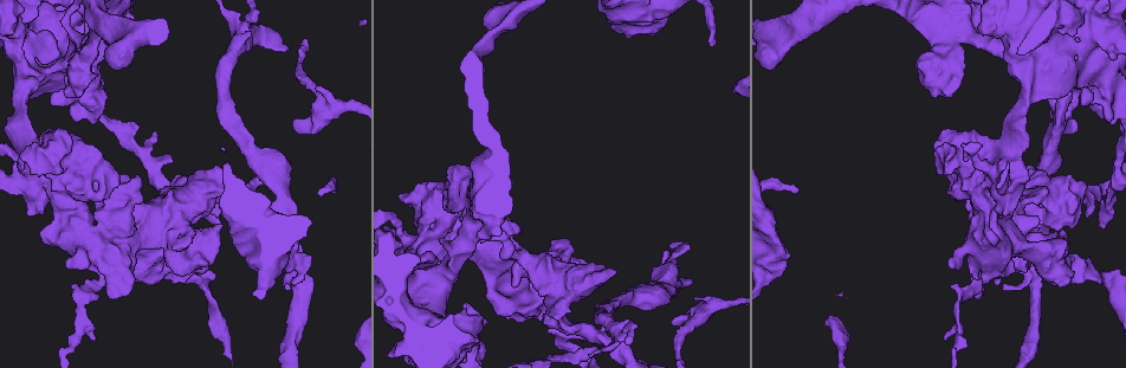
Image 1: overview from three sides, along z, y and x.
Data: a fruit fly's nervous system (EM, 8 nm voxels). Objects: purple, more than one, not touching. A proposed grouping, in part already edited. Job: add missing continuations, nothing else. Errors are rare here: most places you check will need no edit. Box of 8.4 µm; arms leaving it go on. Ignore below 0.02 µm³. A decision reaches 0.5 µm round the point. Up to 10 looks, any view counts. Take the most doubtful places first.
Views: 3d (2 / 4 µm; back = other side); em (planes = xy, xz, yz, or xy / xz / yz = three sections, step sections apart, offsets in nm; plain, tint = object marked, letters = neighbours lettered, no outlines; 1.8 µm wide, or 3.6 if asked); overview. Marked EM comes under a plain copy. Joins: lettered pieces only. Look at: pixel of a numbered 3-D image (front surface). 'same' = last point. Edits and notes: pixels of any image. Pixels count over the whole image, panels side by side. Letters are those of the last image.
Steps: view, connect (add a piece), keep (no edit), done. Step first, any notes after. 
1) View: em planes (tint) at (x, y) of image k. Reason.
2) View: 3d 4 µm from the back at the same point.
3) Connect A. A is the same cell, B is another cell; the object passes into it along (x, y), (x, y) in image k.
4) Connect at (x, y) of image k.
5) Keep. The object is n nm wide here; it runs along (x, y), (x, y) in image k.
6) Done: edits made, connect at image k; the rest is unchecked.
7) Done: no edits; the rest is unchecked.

View: em 3.6 µm planes (letters) at (413, 288) of image 1. Touches itself.

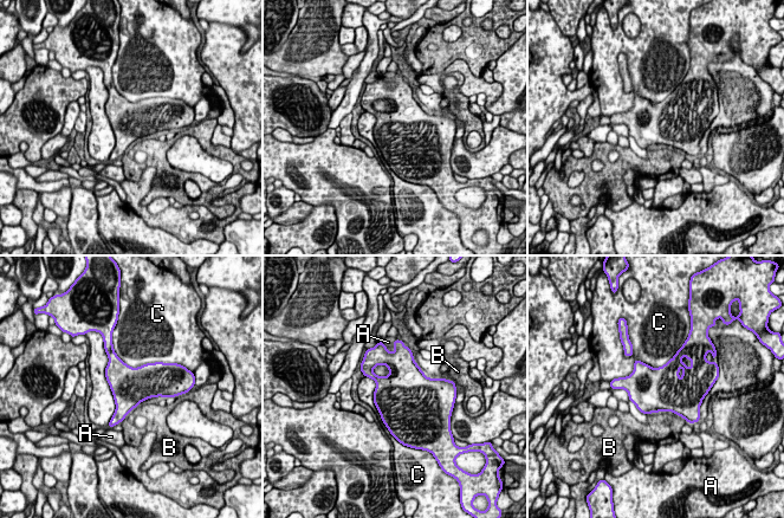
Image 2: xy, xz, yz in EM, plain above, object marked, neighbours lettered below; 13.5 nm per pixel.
Keep. A, B and C are other cells; a border runs along (107, 355), (109, 422) in image 2; none of them fits.

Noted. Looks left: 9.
View: 3d 4 µm at (781, 274) of image 1. Thick end.

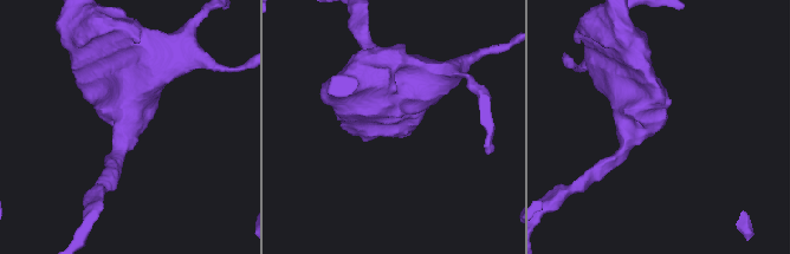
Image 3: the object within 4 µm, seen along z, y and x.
View: em planes (letters) at (660, 127) of image 3.

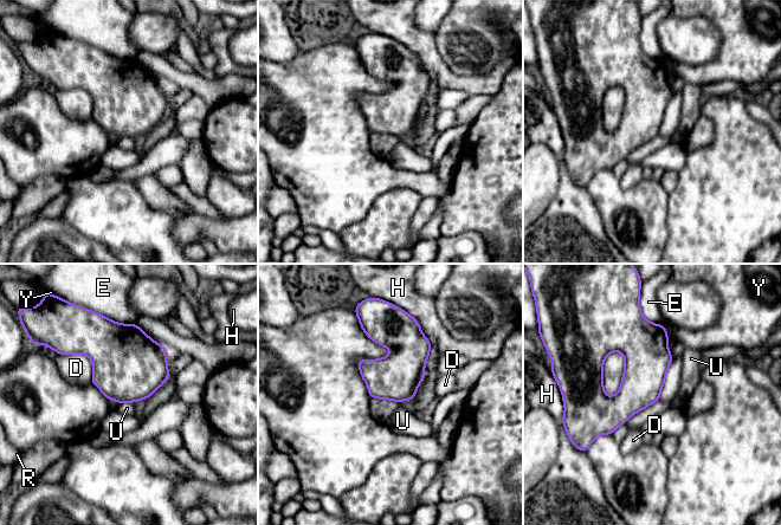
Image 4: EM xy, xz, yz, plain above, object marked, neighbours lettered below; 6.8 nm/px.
Keep. The longest contact is with D, 300 nm; D, E, H, R, U and Y are other cells; a border runs along (658, 400), (634, 413), (624, 423) in image 4; none of them fits.

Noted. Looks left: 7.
View: em planes (letters) at (985, 219) of image 1. Touches itself.

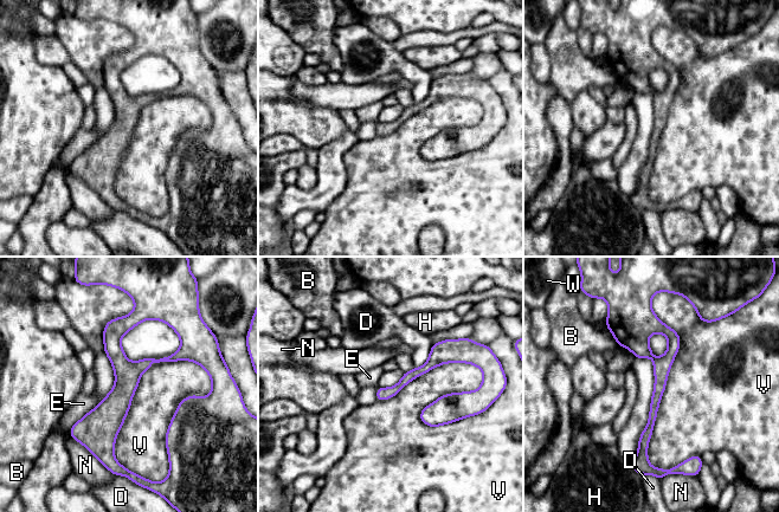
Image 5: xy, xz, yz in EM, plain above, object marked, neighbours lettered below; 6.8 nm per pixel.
Keep. B, D, E, H, N, V and W are other cells; a border runs along (650, 308), (670, 470) in image 5; no lettered piece goes on from it.

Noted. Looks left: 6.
View: em 3.6 µm planes (tint) at (140, 247) of image 1. Narrows sharply.

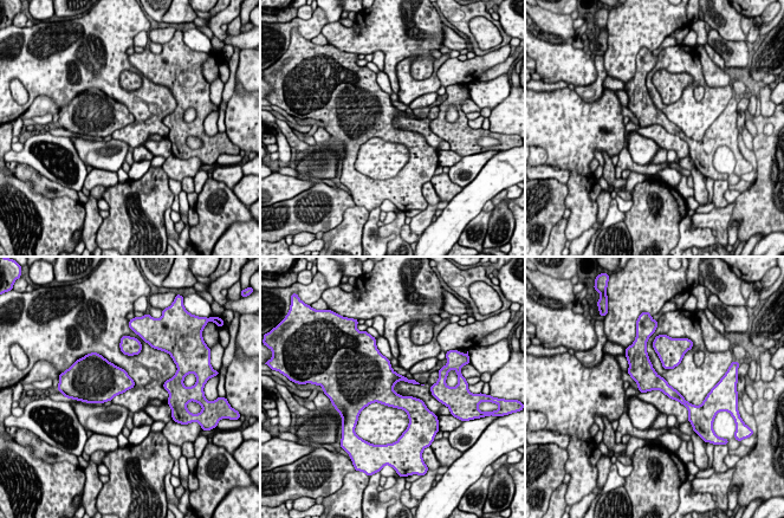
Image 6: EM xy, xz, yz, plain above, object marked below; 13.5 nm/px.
View: em 3.6 µm planes (letters) at the same point.

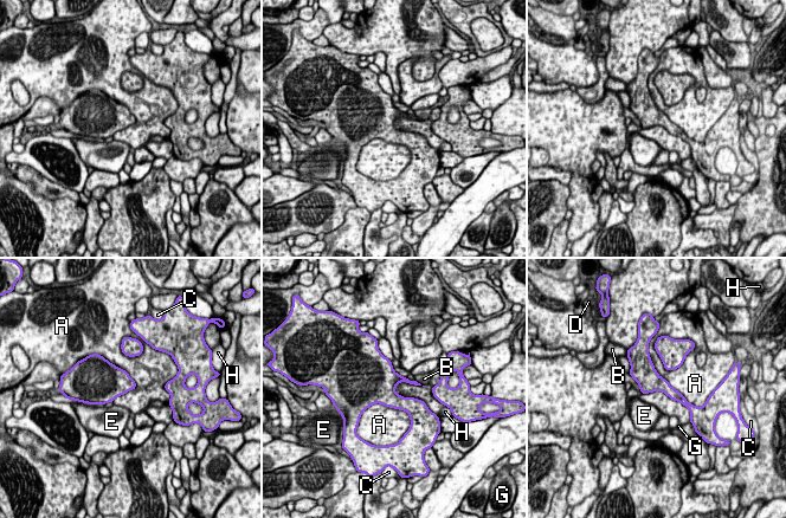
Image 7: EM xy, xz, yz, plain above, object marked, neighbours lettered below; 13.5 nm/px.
Keep. A, B, C, D, E, G and H are other cells; a border runs along (394, 386), (430, 410) in image 7; none of them fits.

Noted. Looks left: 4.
Done: no edits; the rest is unchecked.

